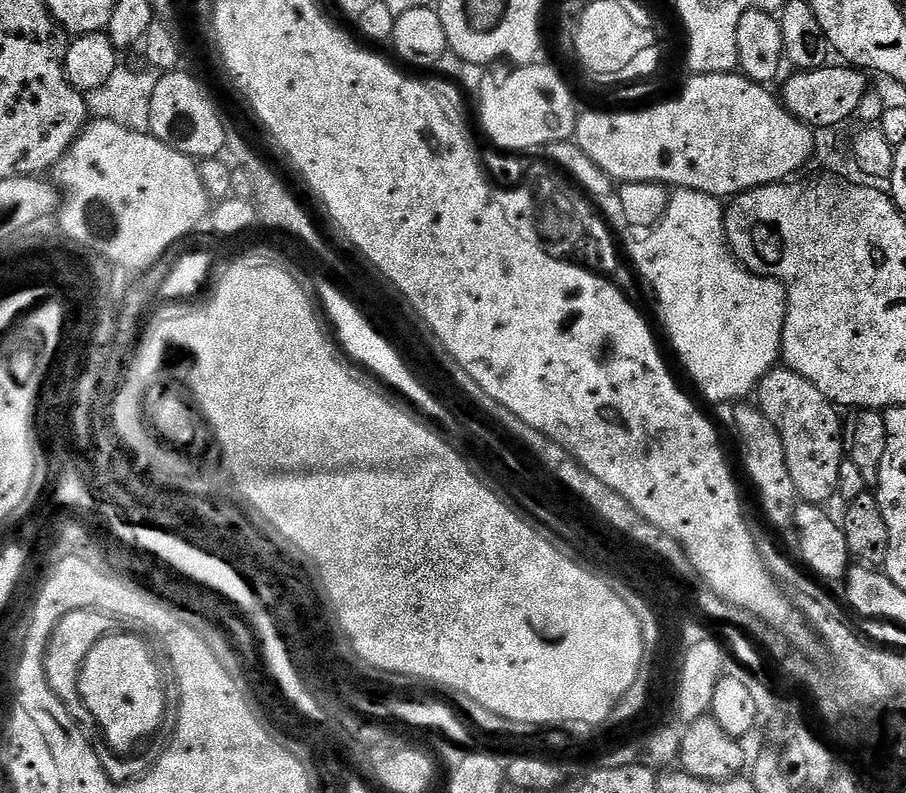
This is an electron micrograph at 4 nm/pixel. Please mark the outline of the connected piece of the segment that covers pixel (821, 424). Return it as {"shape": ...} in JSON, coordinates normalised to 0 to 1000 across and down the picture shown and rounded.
{"shape":[[[869,462],[851,464],[842,474],[839,488],[832,496],[832,504],[839,520],[854,532],[863,552],[876,620],[879,615],[884,632],[913,637],[913,631],[924,624],[929,583],[934,578],[934,540],[927,536],[928,521],[924,511],[914,504],[912,497],[898,487],[898,482],[890,482],[885,472]]]}

